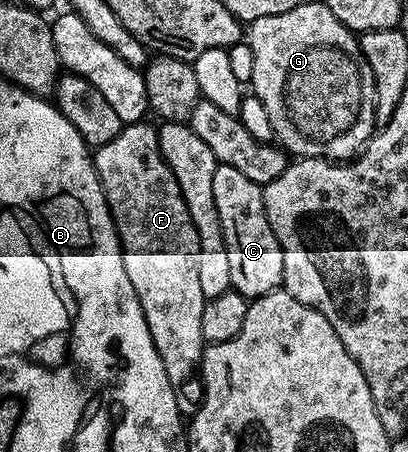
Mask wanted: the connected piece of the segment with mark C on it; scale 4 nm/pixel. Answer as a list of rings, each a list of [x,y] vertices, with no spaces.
[[[218,164],[213,173],[213,201],[217,201],[217,213],[221,217],[221,229],[225,237],[225,249],[229,253],[229,277],[231,286],[248,301],[260,299],[270,291],[280,290],[283,286],[283,250],[269,225],[269,217],[263,204],[263,187],[249,181],[233,165]]]

